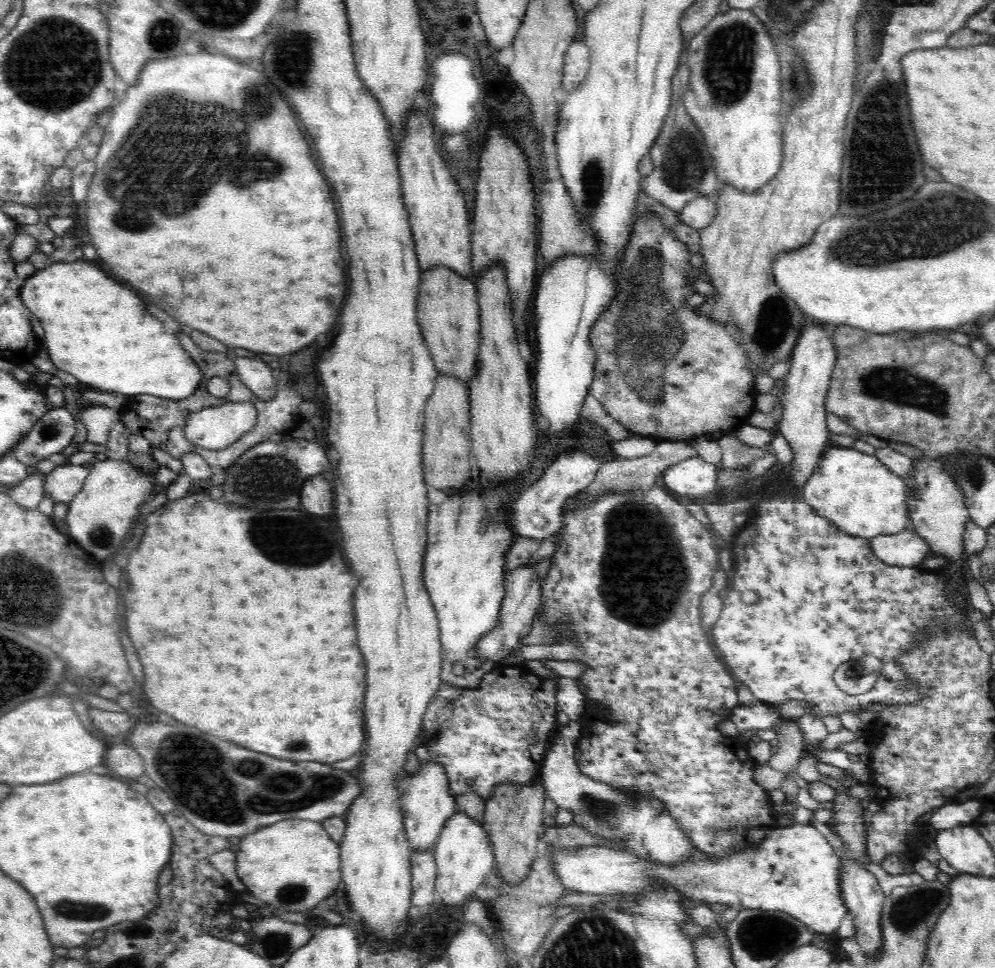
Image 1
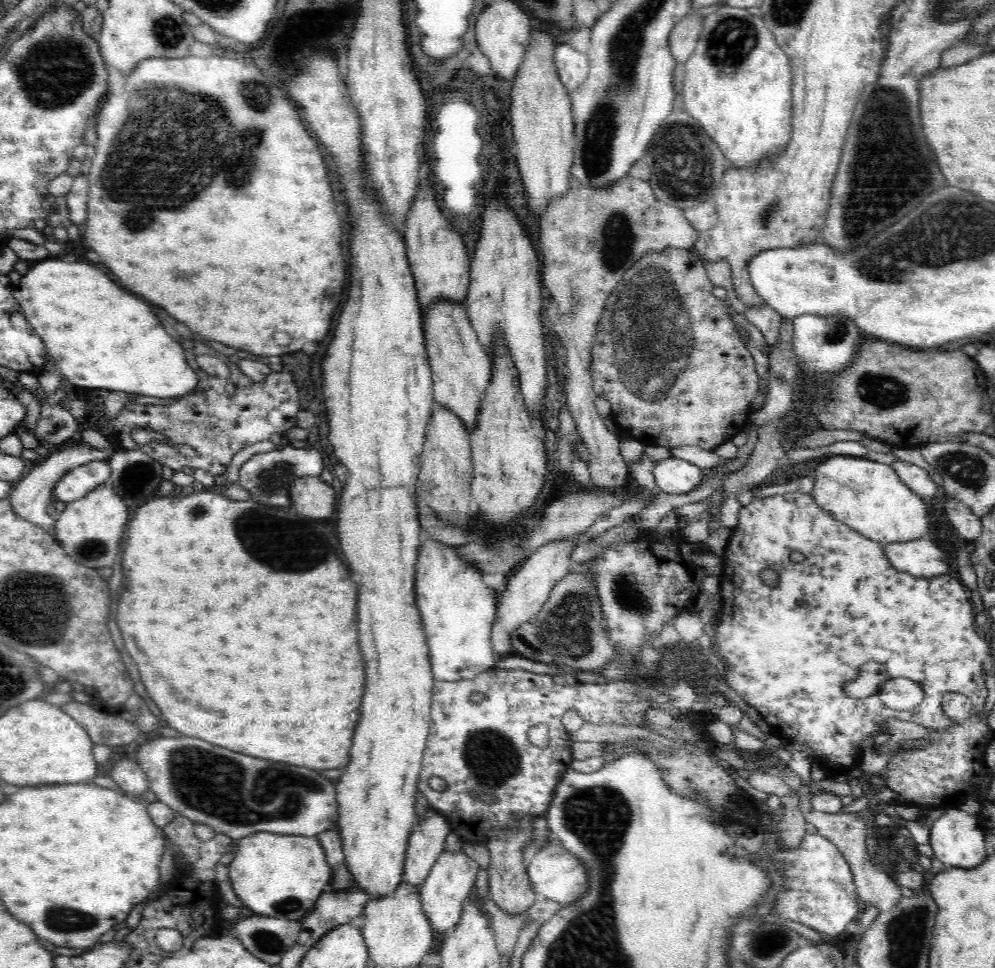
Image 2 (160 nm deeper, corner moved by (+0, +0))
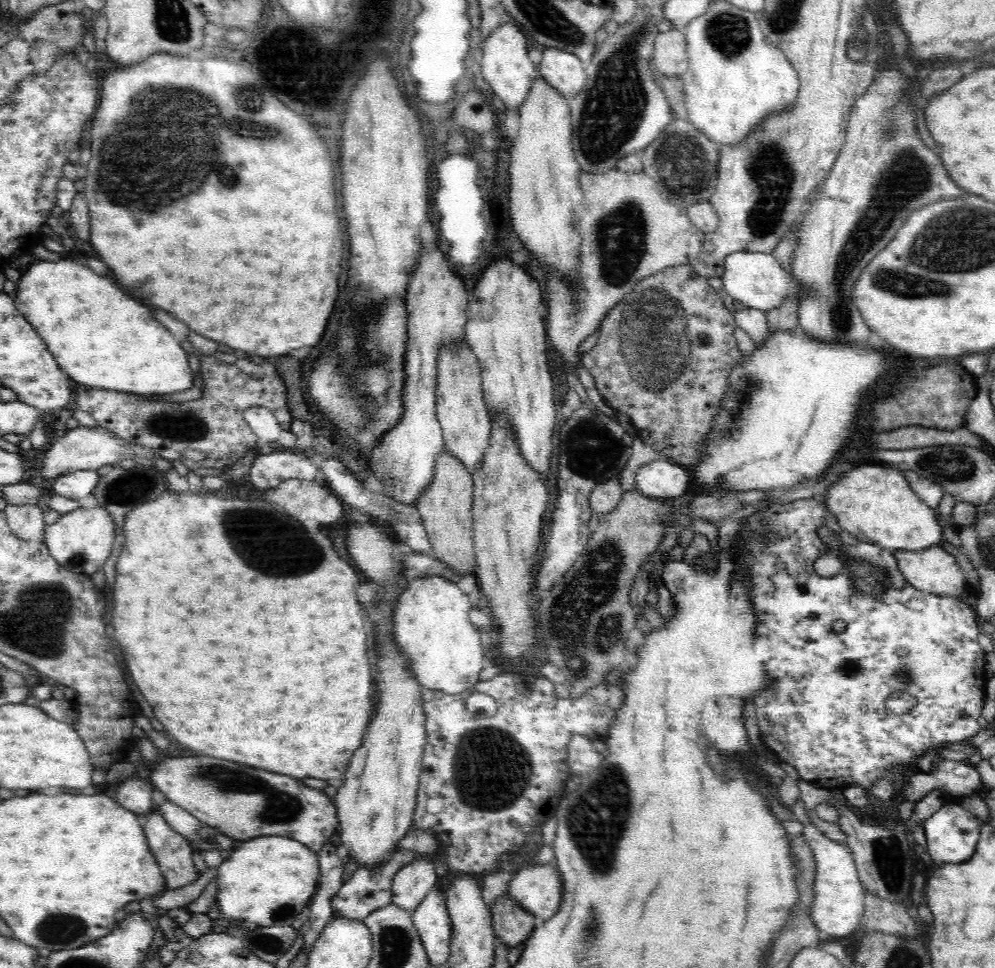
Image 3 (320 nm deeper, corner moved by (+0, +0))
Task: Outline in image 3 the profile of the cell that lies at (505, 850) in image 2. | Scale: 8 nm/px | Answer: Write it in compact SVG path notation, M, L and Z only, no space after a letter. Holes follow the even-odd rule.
M507 894L491 905L495 936L510 948L528 940L535 930L533 914L518 906Z

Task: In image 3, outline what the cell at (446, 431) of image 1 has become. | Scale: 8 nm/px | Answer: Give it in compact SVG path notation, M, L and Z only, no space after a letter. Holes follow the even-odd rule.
M443 450L438 456L436 473L428 488L420 494L416 507L431 544L429 555L447 564L456 574L463 574L466 580L473 579L477 570L473 545L473 477L460 461Z

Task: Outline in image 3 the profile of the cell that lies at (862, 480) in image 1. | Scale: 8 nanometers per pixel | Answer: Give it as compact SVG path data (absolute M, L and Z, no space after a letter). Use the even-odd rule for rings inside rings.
M881 464L863 465L861 468L851 469L838 482L834 482L823 502L827 509L837 518L839 525L854 538L862 542L878 544L890 551L894 550L924 550L928 546L939 545L943 540L943 531L936 521L936 512L930 508L910 487L903 472L895 466Z

